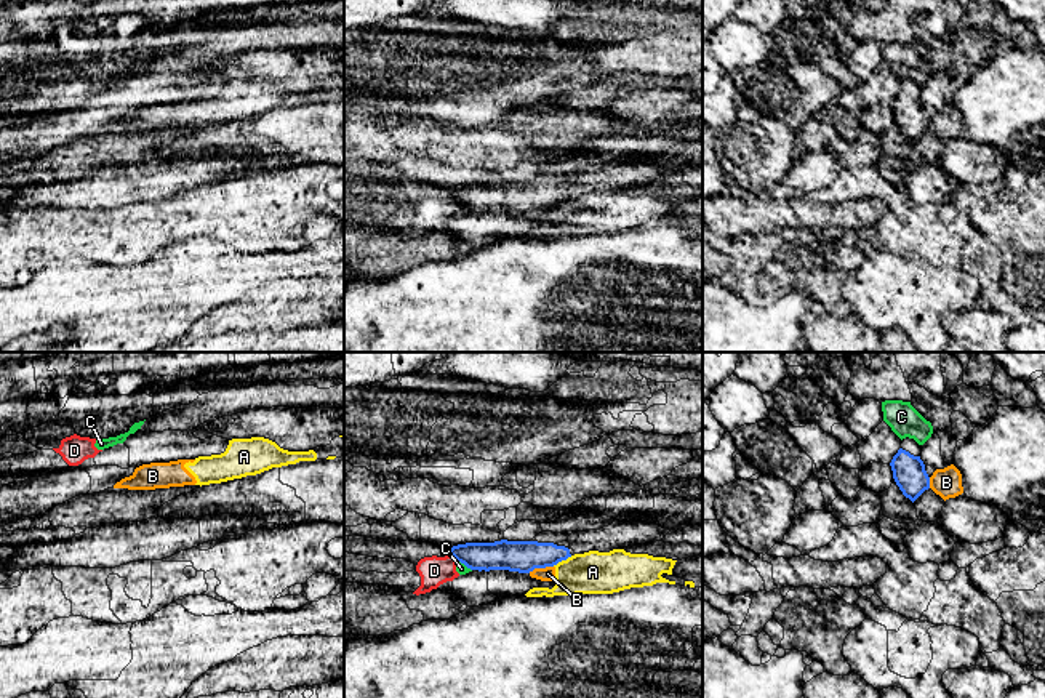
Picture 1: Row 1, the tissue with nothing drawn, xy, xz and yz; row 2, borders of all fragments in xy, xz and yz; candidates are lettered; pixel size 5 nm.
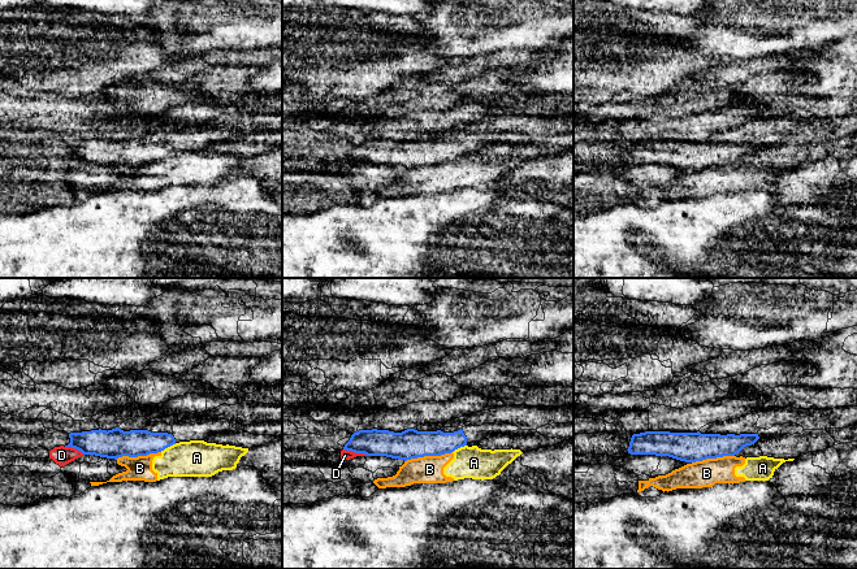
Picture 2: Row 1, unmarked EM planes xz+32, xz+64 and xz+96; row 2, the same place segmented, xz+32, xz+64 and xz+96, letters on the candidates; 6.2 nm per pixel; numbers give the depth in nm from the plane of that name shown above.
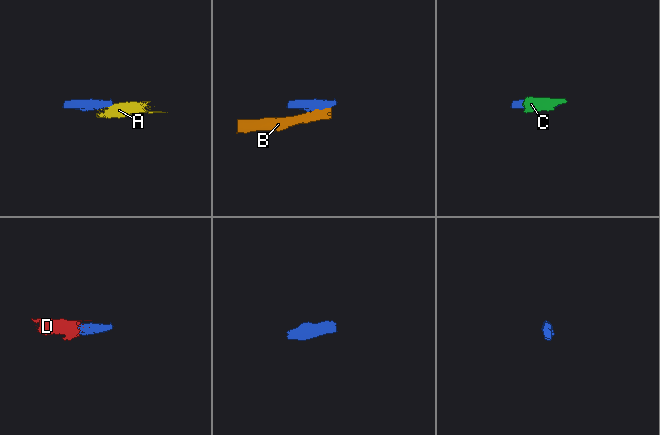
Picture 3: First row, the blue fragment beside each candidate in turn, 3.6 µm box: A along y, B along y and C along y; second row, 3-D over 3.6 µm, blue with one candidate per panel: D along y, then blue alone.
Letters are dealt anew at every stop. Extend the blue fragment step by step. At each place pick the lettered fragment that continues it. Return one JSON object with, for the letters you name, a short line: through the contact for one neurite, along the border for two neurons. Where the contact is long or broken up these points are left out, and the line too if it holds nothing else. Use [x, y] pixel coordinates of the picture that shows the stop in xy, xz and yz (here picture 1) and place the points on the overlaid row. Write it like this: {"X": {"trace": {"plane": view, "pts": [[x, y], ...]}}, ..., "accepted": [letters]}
{"accepted": []}

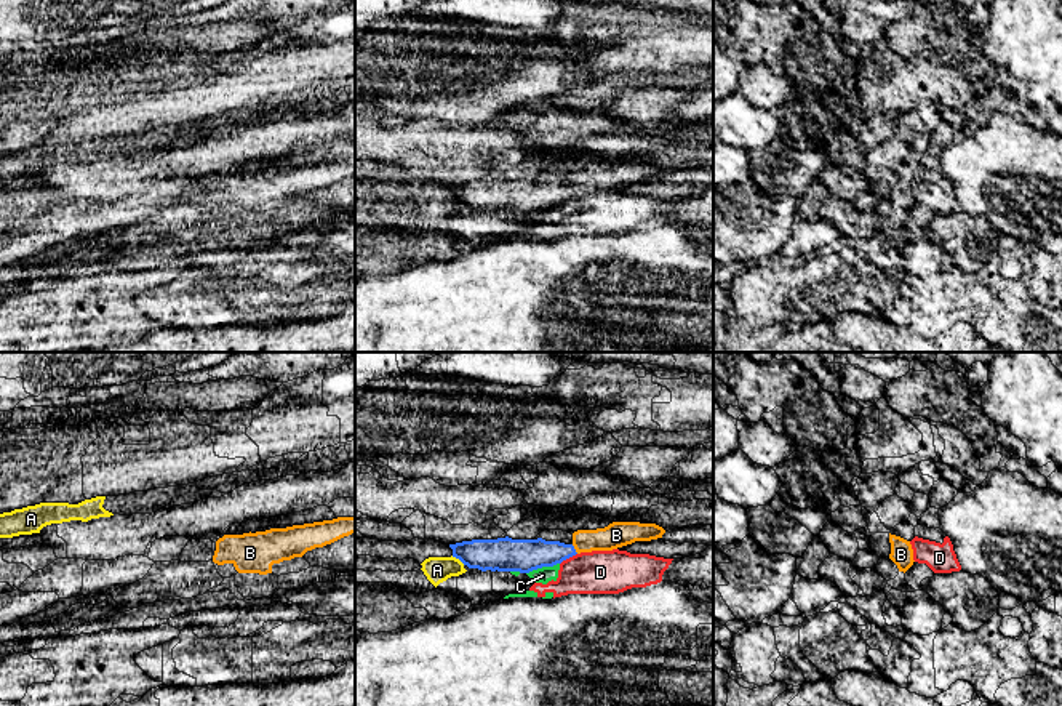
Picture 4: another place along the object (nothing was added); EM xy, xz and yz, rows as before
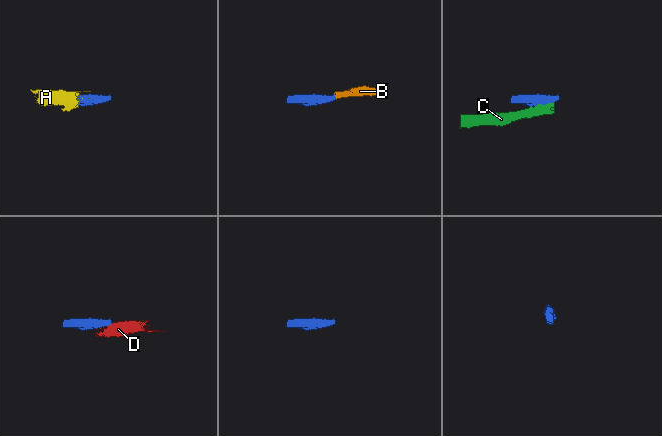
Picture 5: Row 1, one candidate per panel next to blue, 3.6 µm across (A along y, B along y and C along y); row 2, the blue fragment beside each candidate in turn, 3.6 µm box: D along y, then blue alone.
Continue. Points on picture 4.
{"B": {"trace": {"plane": "xz", "pts": [[525, 554], [574, 549], [582, 541], [616, 535]]}}, "accepted": ["B"]}

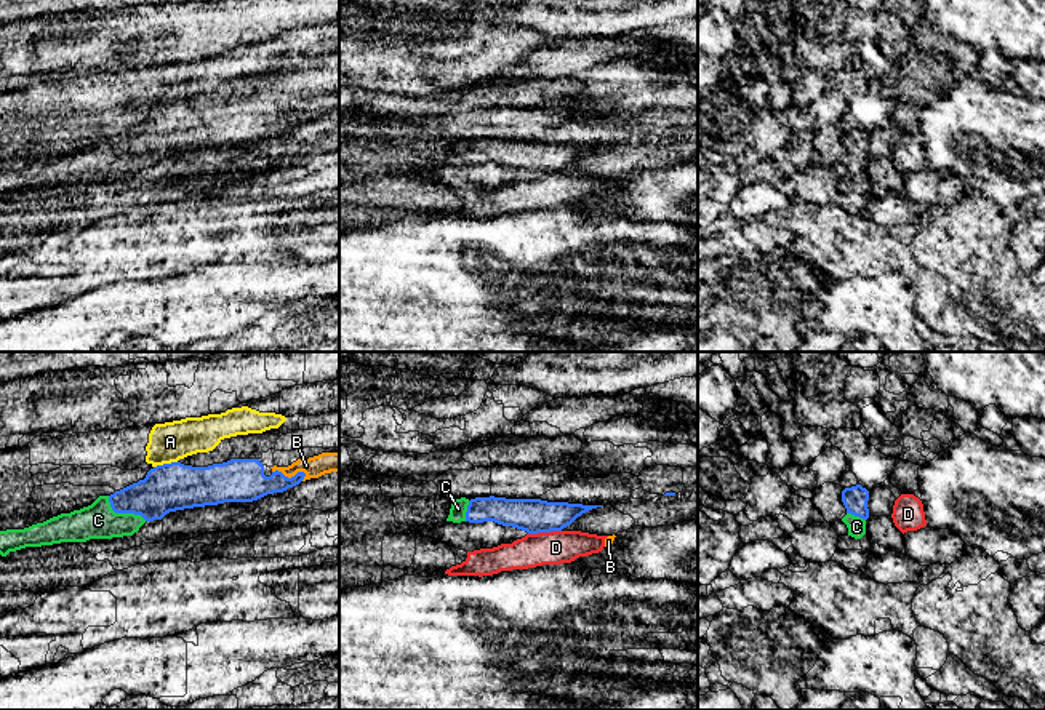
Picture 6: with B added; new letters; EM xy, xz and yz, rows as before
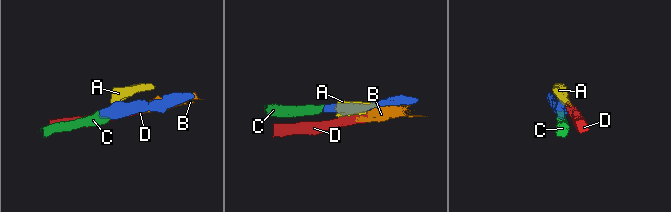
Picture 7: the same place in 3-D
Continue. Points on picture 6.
{"C": {"trace": {"plane": "xy", "pts": [[167, 488], [124, 512], [98, 520]]}}, "accepted": ["C"]}

